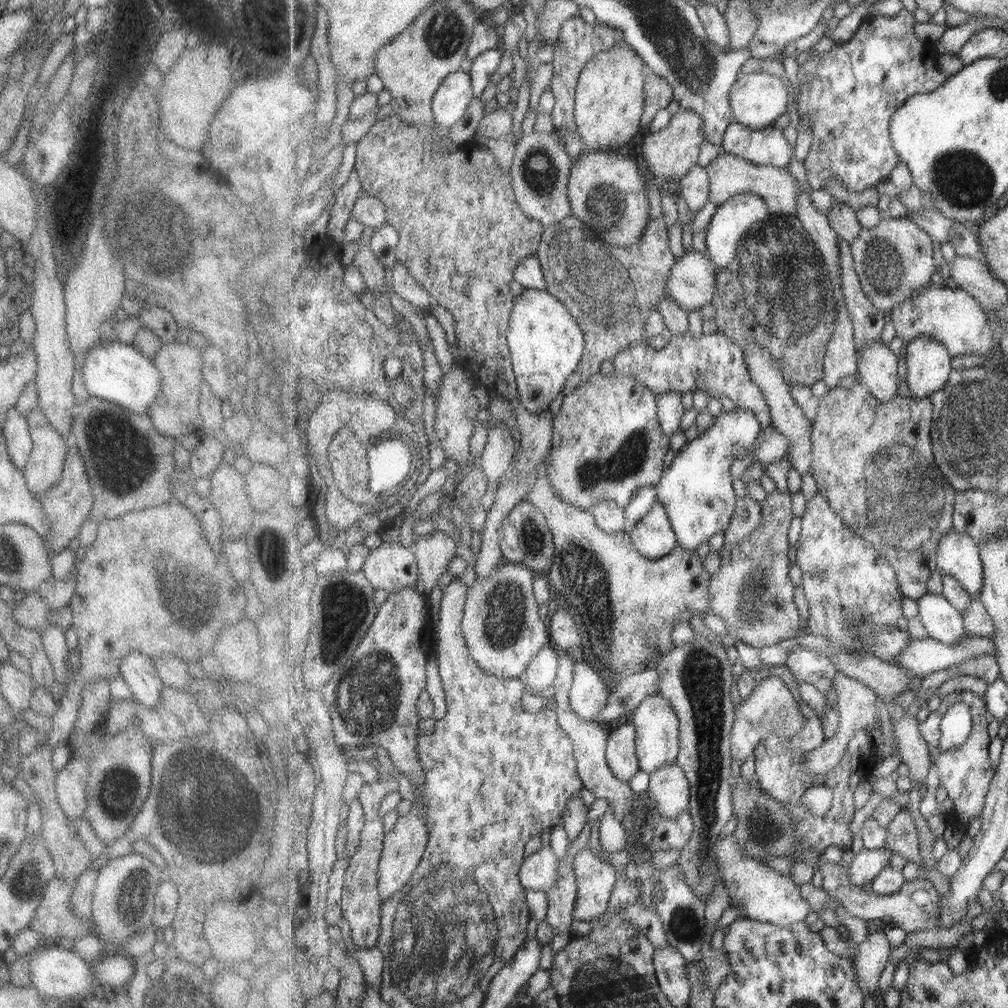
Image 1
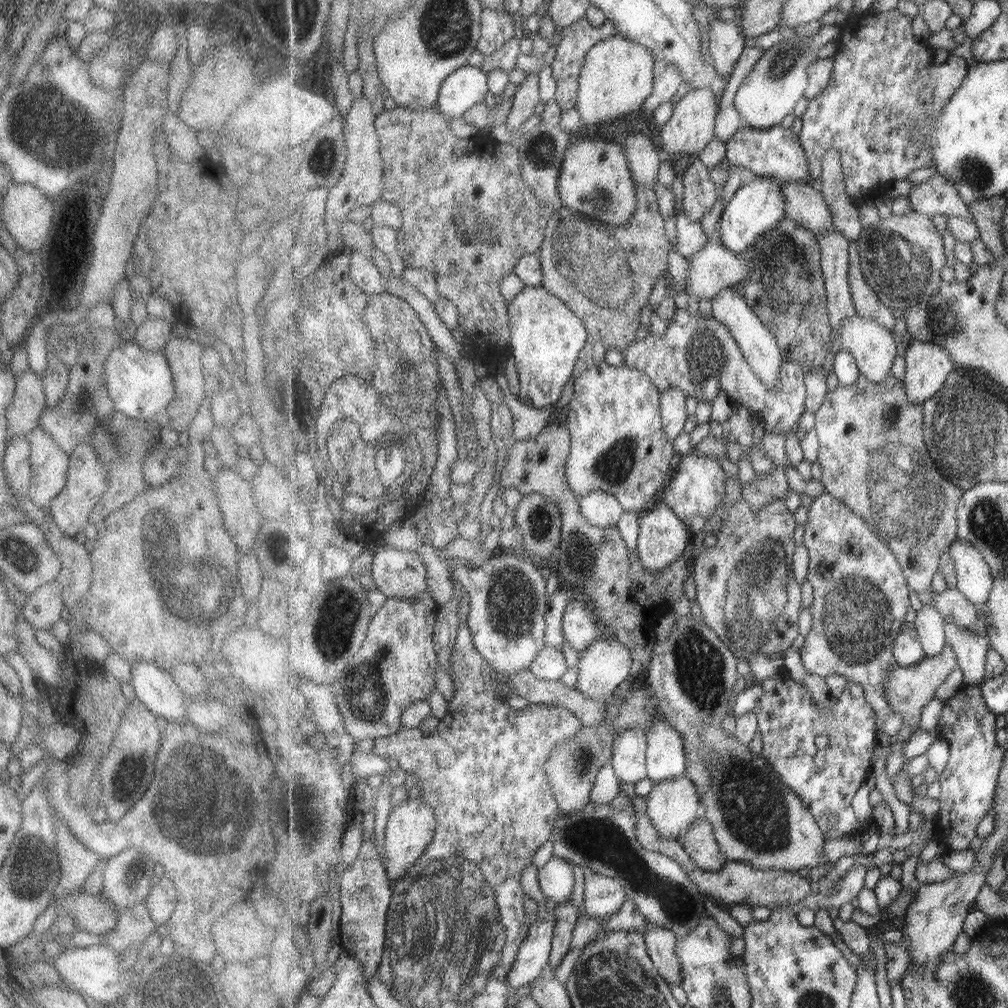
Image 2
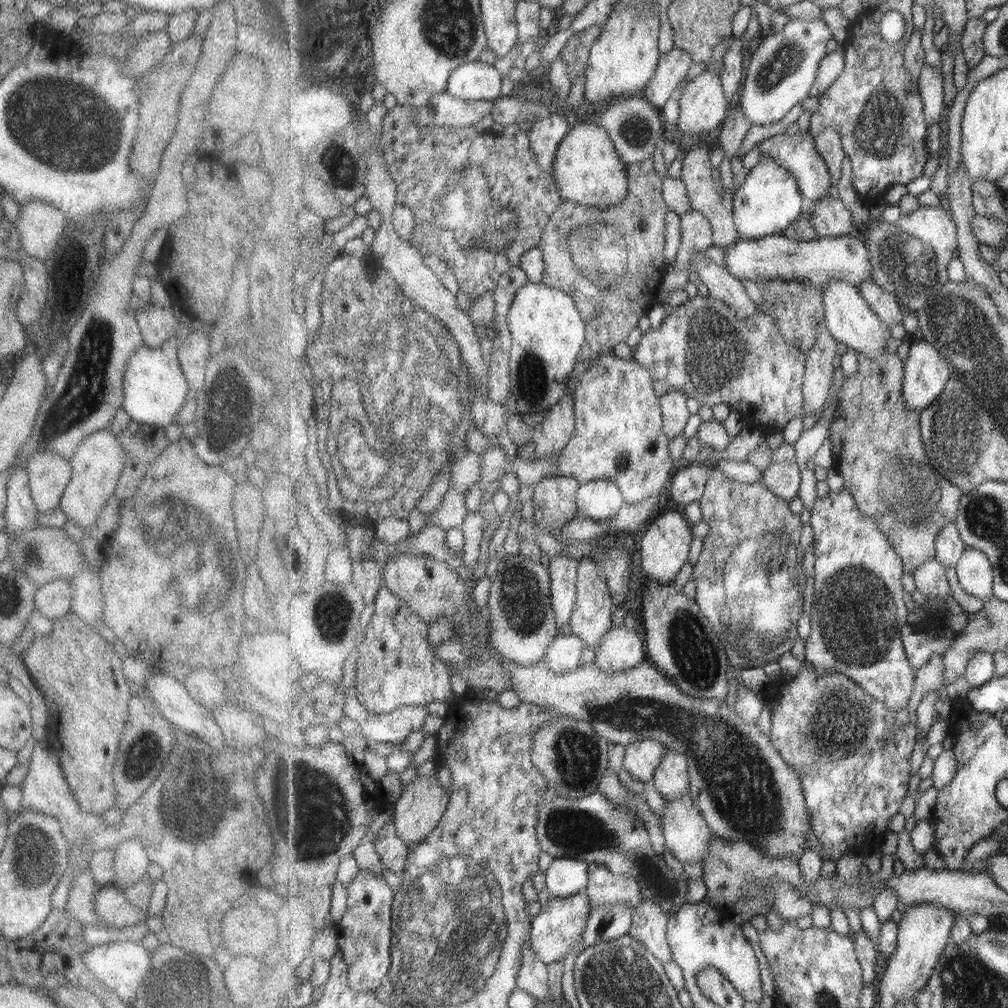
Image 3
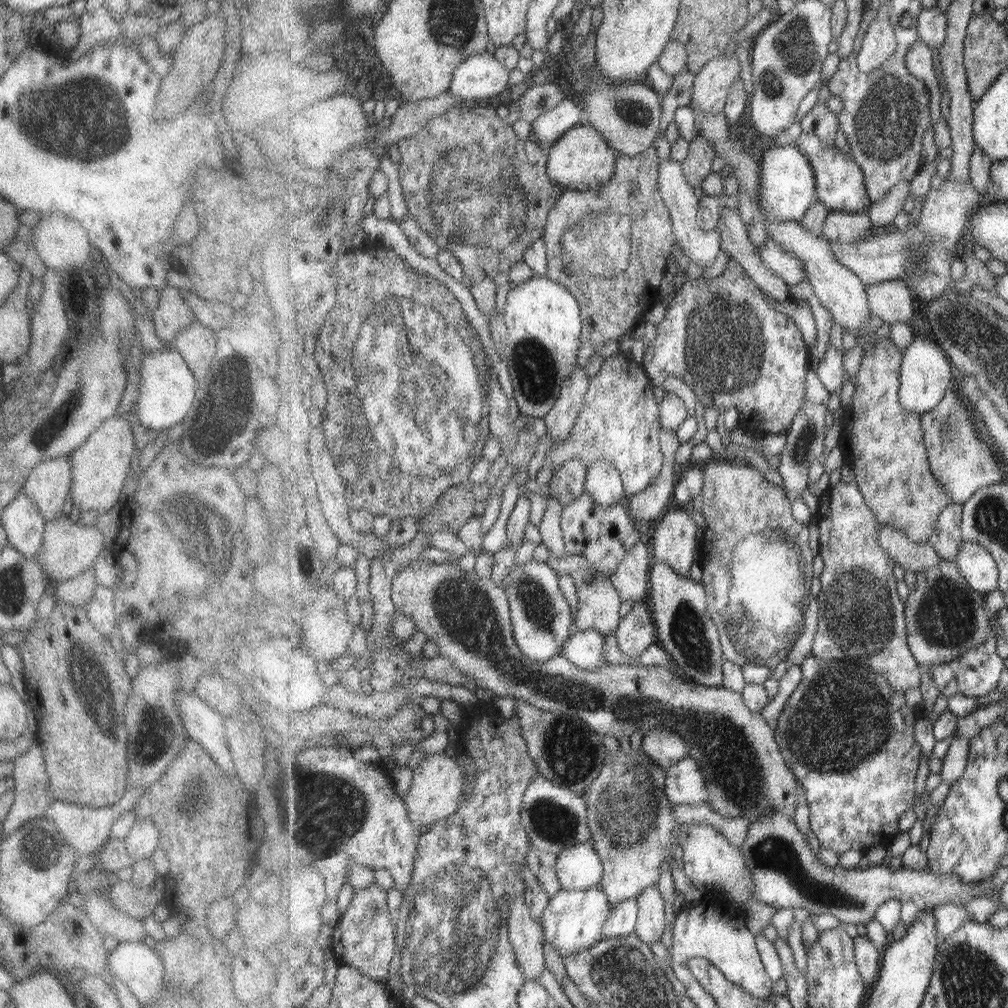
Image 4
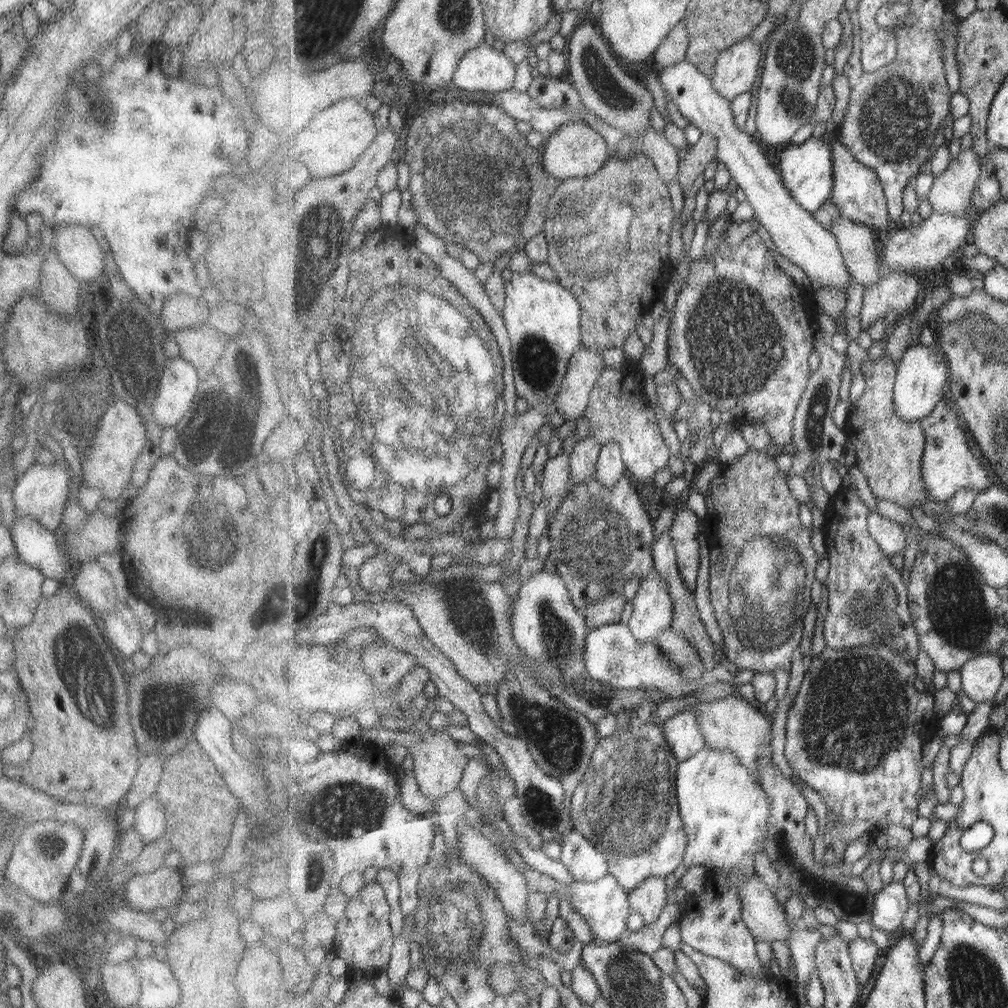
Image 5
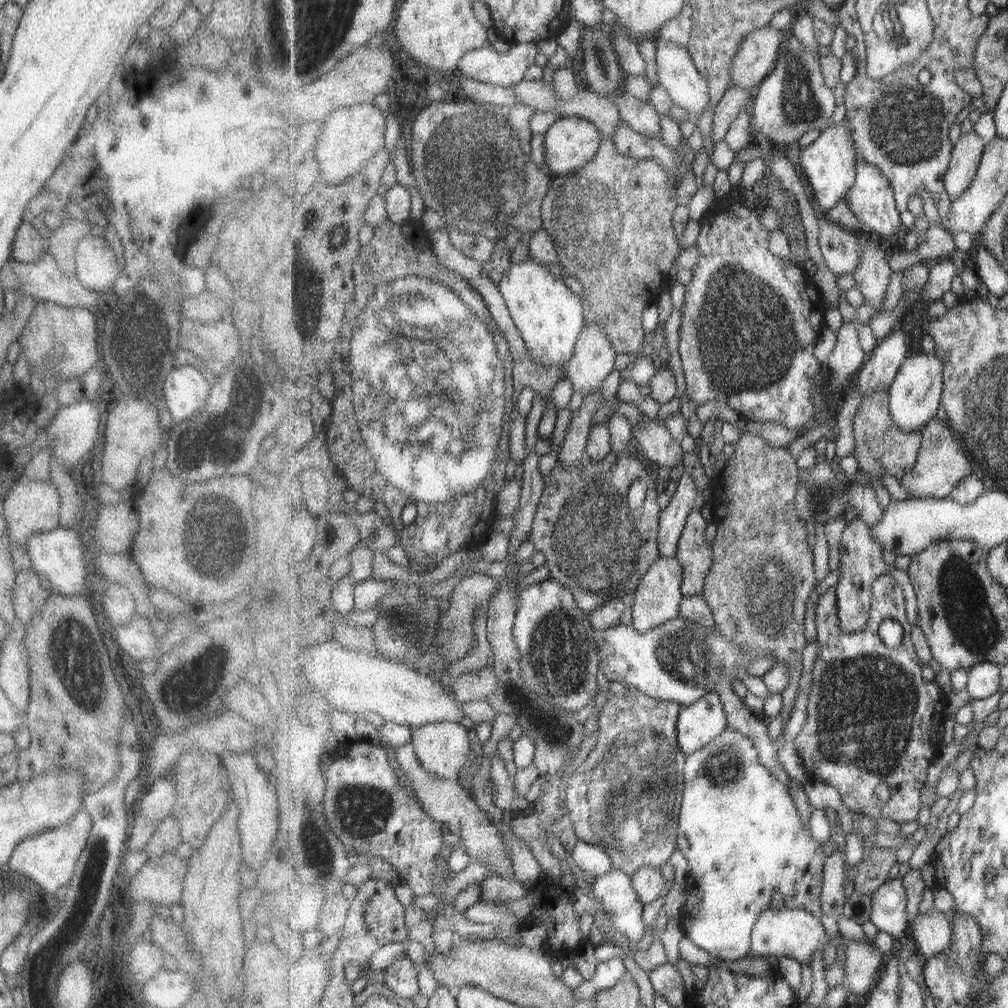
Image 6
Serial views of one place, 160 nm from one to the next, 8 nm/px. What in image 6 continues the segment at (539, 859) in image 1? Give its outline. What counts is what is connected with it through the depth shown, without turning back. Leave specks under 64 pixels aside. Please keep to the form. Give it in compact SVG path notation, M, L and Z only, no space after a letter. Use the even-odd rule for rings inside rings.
M581 839L574 844L569 858L575 870L584 871L594 878L603 876L614 868L608 852Z

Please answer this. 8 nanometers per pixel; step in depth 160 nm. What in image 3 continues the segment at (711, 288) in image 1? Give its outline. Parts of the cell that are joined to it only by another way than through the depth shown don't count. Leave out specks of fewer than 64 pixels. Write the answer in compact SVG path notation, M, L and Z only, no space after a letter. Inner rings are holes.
M778 233L761 240L737 242L725 249L726 266L740 281L754 280L782 283L785 280L811 281L823 288L830 282L850 282L860 287L864 280L872 279L872 262L868 246L855 236L821 237L815 241L793 241Z

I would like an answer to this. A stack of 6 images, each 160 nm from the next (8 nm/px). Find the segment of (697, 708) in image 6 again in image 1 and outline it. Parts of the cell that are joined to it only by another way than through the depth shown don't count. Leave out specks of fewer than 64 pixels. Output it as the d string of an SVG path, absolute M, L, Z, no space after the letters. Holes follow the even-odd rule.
M630 721L610 732L606 757L611 771L625 782L629 782L639 770L636 751L637 729Z

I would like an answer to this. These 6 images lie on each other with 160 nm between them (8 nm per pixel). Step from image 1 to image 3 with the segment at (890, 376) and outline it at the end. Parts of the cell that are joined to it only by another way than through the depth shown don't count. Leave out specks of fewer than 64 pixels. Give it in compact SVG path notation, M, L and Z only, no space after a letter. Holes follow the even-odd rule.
M842 280L825 284L821 290L826 309L826 327L838 342L843 342L848 349L856 350L858 354L860 352L871 360L883 354L887 348L887 340L891 338L890 326L869 307L869 302L865 301L859 287Z

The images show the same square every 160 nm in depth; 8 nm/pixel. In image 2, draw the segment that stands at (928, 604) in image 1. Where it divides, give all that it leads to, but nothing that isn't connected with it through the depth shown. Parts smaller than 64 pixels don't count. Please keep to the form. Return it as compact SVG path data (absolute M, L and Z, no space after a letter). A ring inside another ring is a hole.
M944 615L947 644L953 647L958 665L964 674L964 684L976 685L984 682L987 674L987 656L991 650L986 634L975 634L966 627L954 623L951 615Z

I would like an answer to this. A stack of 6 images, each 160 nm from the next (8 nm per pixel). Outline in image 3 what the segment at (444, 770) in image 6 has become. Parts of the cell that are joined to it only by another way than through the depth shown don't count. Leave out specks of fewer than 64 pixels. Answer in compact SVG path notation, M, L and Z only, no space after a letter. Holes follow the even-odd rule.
M416 776L410 784L402 786L398 799L392 804L394 823L399 838L402 838L410 848L426 840L446 813L449 804L449 789L445 790L437 778L433 776Z

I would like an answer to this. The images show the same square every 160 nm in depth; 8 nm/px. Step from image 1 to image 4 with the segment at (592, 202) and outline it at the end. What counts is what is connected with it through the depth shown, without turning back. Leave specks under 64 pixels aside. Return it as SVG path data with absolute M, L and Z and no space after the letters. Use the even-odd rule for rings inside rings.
M585 123L567 131L547 151L547 174L565 190L601 191L613 181L618 152L609 146L607 139L595 126Z

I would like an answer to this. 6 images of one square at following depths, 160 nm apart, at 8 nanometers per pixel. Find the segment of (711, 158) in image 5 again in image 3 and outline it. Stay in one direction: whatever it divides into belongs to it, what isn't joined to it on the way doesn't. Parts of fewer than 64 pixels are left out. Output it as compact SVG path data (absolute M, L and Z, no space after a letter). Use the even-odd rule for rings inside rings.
M704 139L693 151L681 153L683 159L681 181L687 188L691 207L696 211L703 212L703 215L711 222L714 244L719 248L726 249L737 242L741 242L741 235L739 235L739 229L735 225L734 206L719 194L719 186L715 184L715 178L711 176L714 169L711 154L707 139Z

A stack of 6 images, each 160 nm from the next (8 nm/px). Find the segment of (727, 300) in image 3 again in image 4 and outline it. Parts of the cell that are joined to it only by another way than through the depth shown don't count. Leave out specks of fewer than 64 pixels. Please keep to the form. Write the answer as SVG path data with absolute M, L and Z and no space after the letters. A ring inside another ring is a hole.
M668 158L666 161L659 162L659 186L662 191L662 198L666 200L666 206L670 208L670 216L673 220L674 234L680 248L693 263L700 264L703 268L711 266L715 258L722 252L721 233L702 230L698 224L700 199L693 191L684 174L682 163L675 162Z

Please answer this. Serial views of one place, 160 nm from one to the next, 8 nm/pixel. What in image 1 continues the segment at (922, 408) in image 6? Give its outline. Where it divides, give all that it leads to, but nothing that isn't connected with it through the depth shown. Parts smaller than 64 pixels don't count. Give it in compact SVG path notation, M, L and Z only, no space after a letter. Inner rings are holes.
M921 335L904 345L902 355L908 366L906 381L909 383L911 396L930 397L950 380L952 356L939 339Z

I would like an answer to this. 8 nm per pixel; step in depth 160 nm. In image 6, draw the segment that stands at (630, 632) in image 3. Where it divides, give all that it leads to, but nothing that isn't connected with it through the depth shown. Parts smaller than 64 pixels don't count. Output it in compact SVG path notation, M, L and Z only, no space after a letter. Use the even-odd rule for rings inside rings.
M661 558L655 561L647 574L642 578L638 588L633 592L636 598L632 608L633 626L640 634L654 630L656 626L672 621L681 616L680 606L684 594L682 593L682 580L684 570L680 560L675 558Z

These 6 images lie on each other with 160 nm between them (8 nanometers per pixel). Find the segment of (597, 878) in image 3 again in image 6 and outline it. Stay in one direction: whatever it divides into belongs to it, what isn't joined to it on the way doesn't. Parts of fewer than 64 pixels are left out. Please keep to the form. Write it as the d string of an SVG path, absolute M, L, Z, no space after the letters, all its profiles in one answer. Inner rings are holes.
M639 689L631 690L627 698L609 700L598 723L595 747L565 785L564 804L570 819L573 818L577 838L608 852L614 868L631 877L644 866L663 868L679 848L678 828L688 757L678 743L677 724L682 708L679 703L652 698Z

